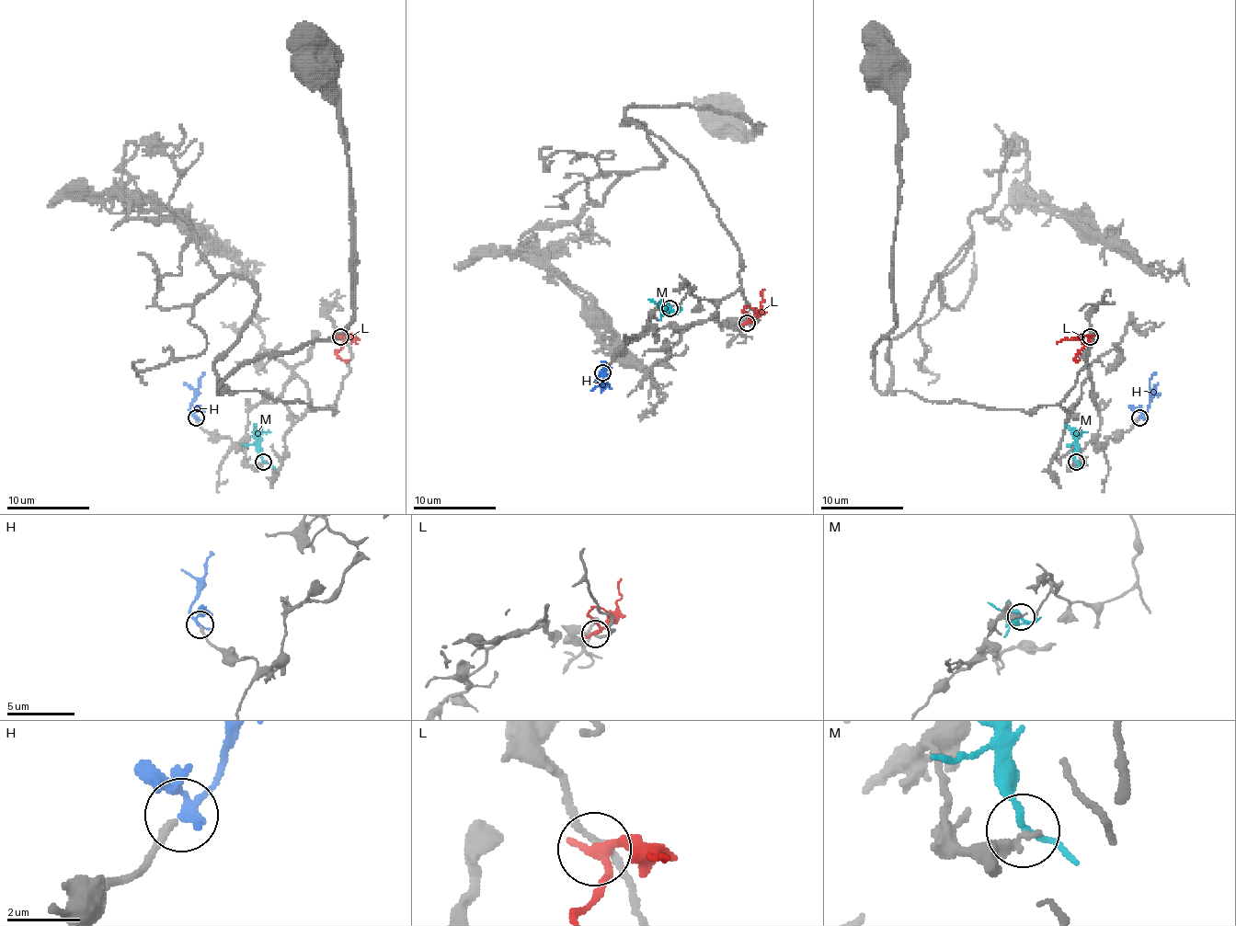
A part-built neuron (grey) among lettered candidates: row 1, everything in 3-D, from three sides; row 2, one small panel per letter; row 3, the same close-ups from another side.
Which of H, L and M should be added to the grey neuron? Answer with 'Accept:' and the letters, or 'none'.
Accept: H

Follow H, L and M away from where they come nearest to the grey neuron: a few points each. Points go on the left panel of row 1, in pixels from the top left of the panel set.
H: (196, 417), (189, 409), (198, 378), (204, 372)
L: (340, 337), (353, 337), (357, 343)
M: (262, 461), (260, 434), (254, 428), (256, 424)

